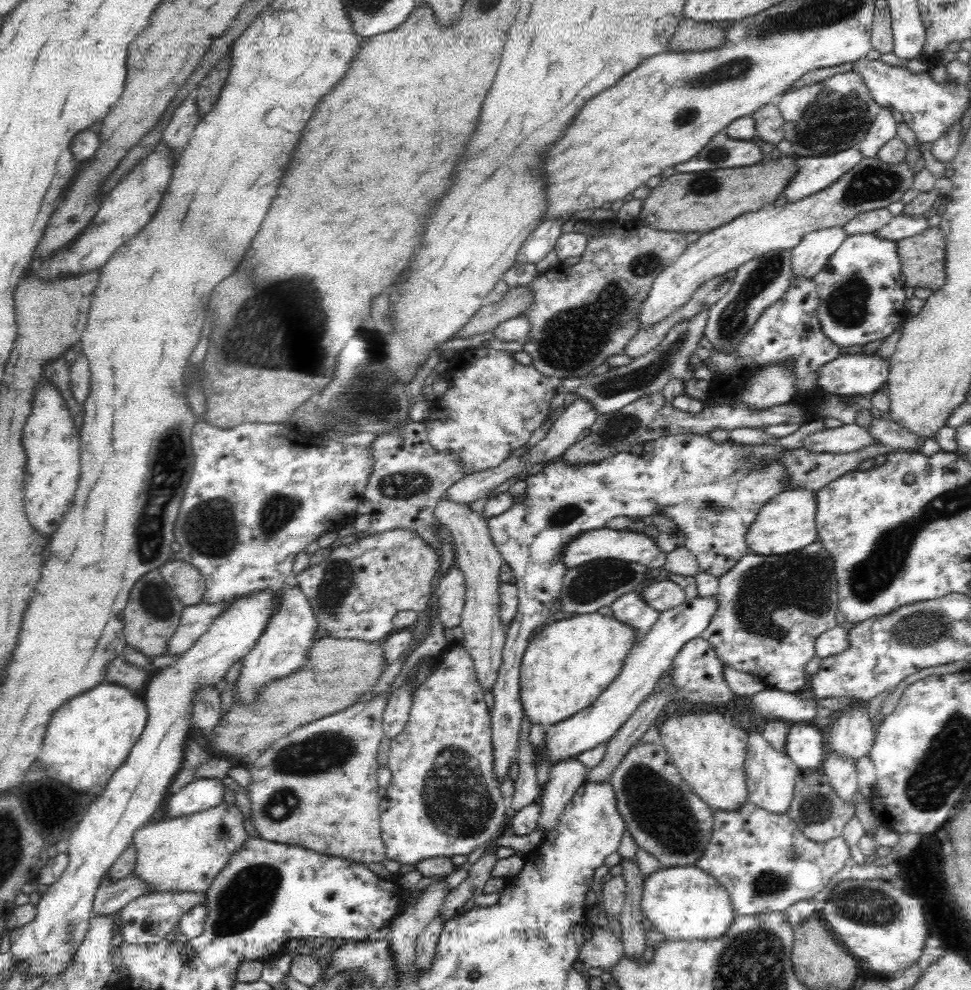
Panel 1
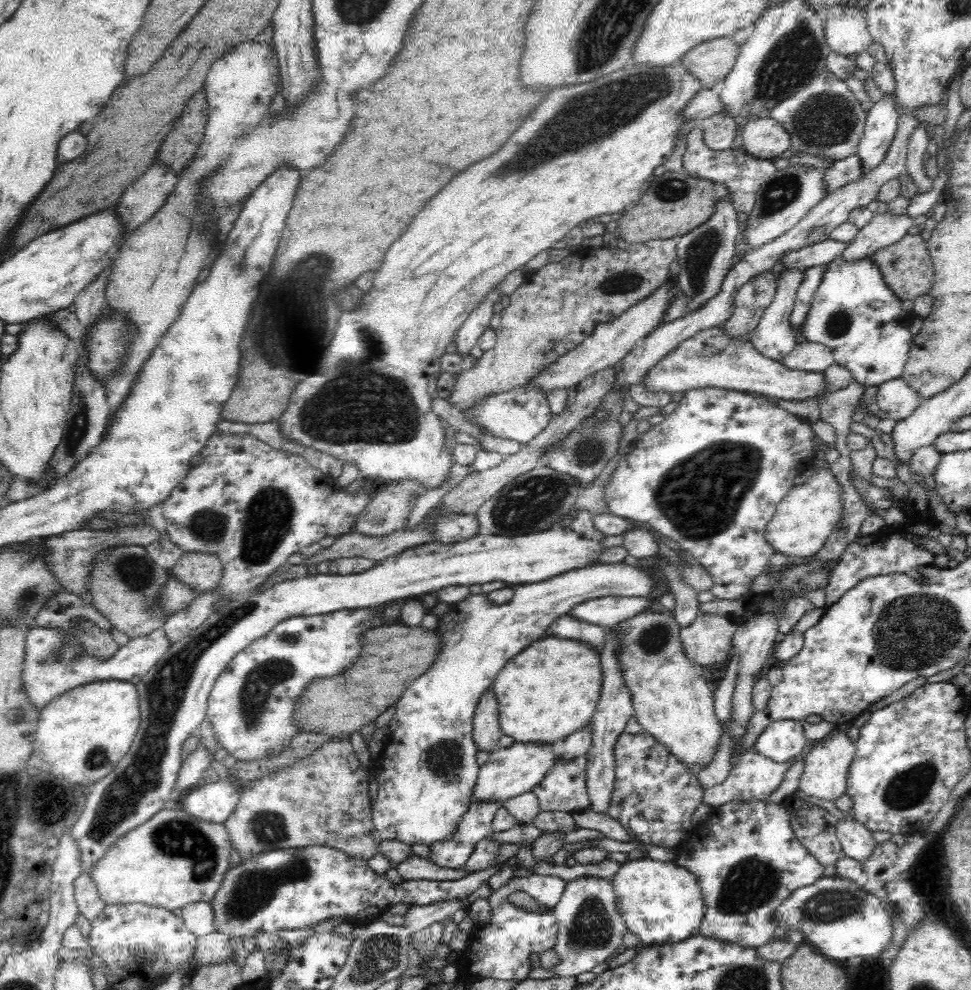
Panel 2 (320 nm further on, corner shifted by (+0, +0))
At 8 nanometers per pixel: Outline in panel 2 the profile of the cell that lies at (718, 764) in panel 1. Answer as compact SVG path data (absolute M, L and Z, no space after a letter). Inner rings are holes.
M644 608L642 612L608 628L607 635L618 639L622 680L630 691L633 717L680 762L705 768L714 758L722 736L720 721L712 704L713 685L688 657L682 647L680 625L666 610Z

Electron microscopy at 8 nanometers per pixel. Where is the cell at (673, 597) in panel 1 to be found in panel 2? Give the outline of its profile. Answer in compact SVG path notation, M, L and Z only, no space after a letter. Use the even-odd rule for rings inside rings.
M604 597L588 599L586 602L572 606L567 614L578 621L608 629L650 606L652 606L650 597Z

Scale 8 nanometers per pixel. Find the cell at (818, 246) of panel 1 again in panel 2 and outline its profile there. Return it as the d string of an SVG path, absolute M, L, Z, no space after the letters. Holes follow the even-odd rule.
M792 269L785 270L778 276L773 301L748 336L758 352L771 361L781 362L797 345L789 319L793 310L794 294L802 280L802 274L803 270Z

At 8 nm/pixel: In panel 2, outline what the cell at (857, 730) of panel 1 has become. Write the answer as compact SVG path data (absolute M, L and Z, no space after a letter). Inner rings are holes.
M852 722L838 726L840 732L834 737L827 739L803 754L803 772L799 778L799 789L806 796L820 798L820 800L838 800L845 794L846 772L854 758L854 743L848 739L846 728Z

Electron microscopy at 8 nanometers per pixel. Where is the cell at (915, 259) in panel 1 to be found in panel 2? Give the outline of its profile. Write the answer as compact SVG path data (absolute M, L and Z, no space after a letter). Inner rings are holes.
M919 235L903 236L898 242L876 251L870 261L880 269L882 279L894 296L903 300L914 300L928 294L935 279L934 265L928 253L927 242Z

